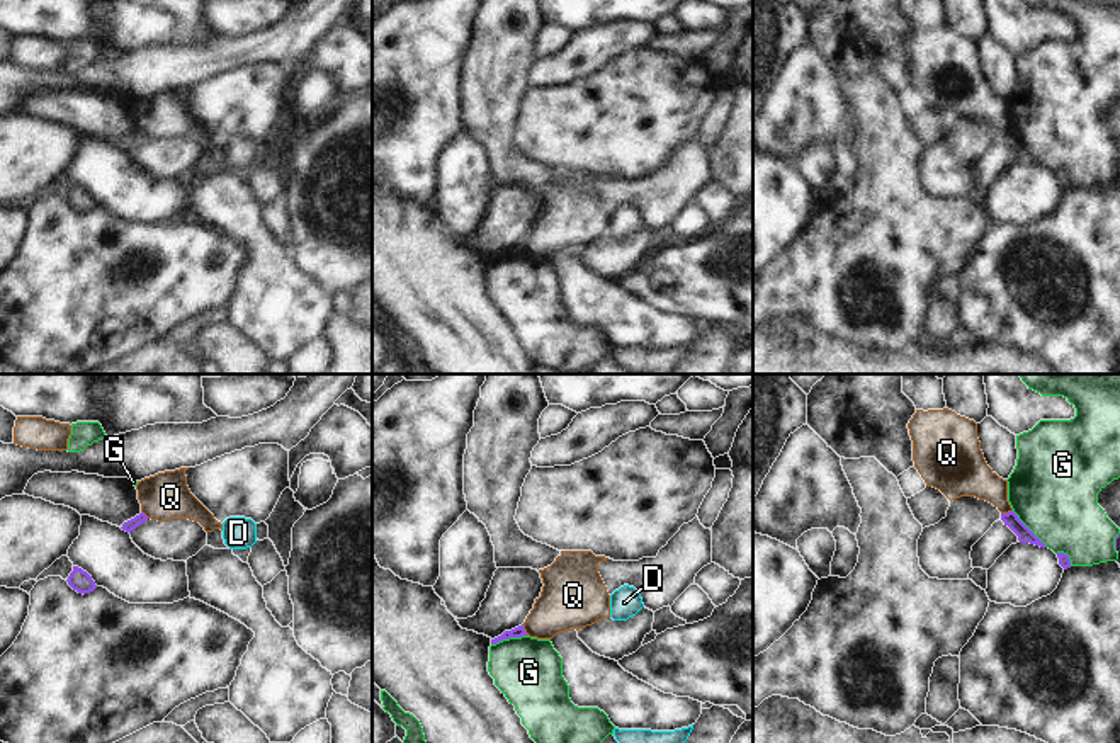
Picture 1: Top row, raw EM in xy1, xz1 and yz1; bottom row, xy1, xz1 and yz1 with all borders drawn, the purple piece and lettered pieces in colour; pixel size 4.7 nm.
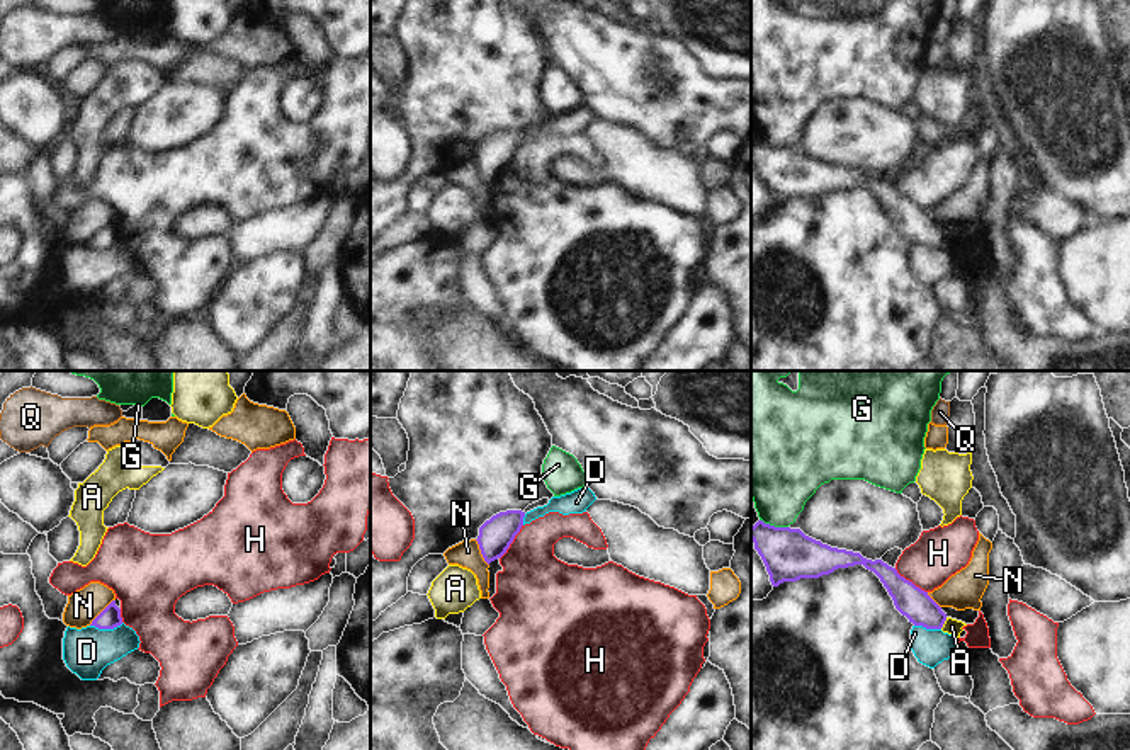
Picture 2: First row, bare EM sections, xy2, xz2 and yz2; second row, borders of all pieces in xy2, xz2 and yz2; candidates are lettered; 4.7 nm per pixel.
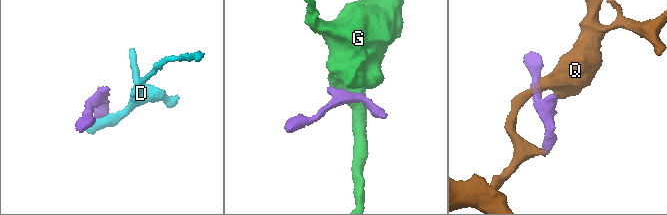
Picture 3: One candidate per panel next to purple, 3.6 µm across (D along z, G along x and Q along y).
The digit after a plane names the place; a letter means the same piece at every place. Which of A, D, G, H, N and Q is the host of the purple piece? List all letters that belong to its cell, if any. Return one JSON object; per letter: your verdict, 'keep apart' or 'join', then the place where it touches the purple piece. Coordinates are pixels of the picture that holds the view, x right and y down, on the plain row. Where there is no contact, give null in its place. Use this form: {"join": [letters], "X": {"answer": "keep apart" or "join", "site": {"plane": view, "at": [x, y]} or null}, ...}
{"join": ["A"], "A": {"answer": "join", "site": {"plane": "yz2", "at": [943, 242]}}, "D": {"answer": "keep apart", "site": {"plane": "xy2", "at": [106, 247]}}, "G": {"answer": "keep apart", "site": {"plane": "yz1", "at": [1029, 148]}}, "H": {"answer": "keep apart", "site": {"plane": "yz2", "at": [911, 201]}}, "N": {"answer": "keep apart", "site": {"plane": "xy2", "at": [101, 232]}}, "Q": {"answer": "keep apart", "site": {"plane": "xz1", "at": [524, 249]}}}

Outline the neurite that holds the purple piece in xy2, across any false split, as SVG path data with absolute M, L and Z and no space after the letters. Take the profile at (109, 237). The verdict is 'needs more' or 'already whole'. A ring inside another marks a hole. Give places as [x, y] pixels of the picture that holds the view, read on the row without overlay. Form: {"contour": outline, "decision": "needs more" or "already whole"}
{"contour": "M112 219L93 240L90 245L99 248L114 248L122 243L121 228Z", "decision": "already whole"}

